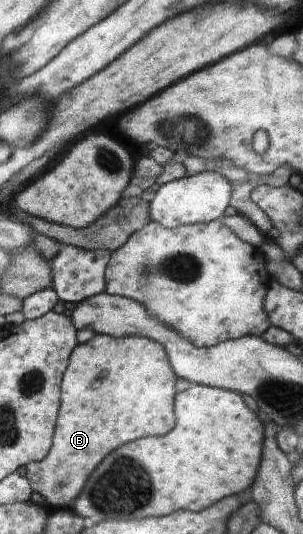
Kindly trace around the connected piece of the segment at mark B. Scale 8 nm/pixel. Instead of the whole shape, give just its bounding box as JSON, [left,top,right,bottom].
[29,334,177,510]

